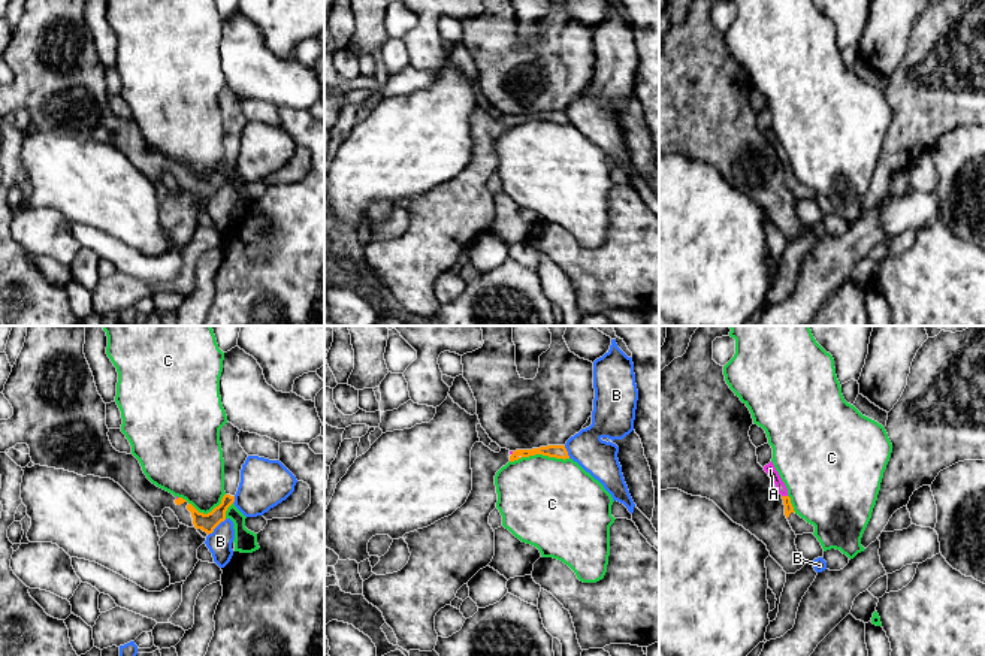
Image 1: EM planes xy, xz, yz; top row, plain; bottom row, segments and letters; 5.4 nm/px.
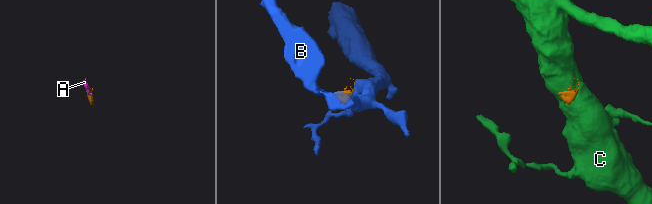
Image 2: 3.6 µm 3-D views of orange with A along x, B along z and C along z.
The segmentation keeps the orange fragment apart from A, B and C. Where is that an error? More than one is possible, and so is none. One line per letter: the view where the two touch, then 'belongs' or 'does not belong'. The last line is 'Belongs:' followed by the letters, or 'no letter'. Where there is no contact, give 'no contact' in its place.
A: contact in yz; belongs
B: contact in xy; does not belong
C: contact in xz; does not belong
Belongs: A

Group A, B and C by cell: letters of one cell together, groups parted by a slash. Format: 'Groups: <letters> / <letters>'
Groups: A / B / C

